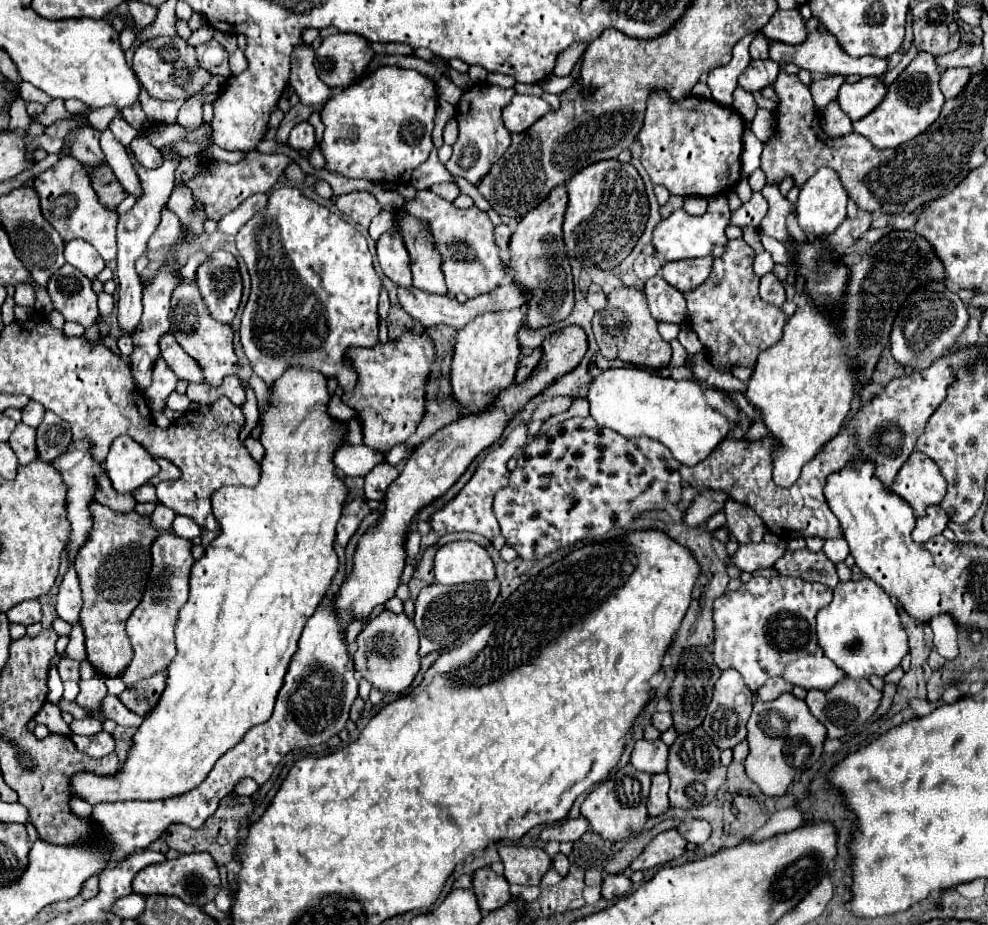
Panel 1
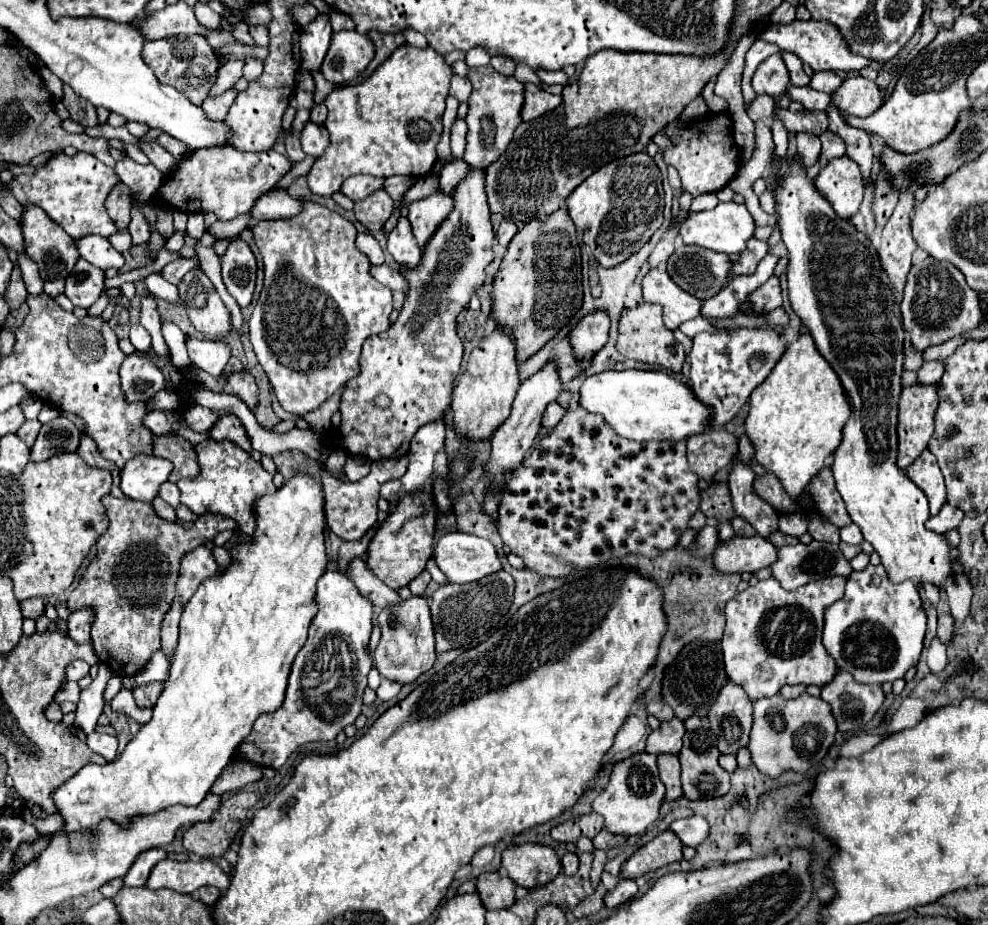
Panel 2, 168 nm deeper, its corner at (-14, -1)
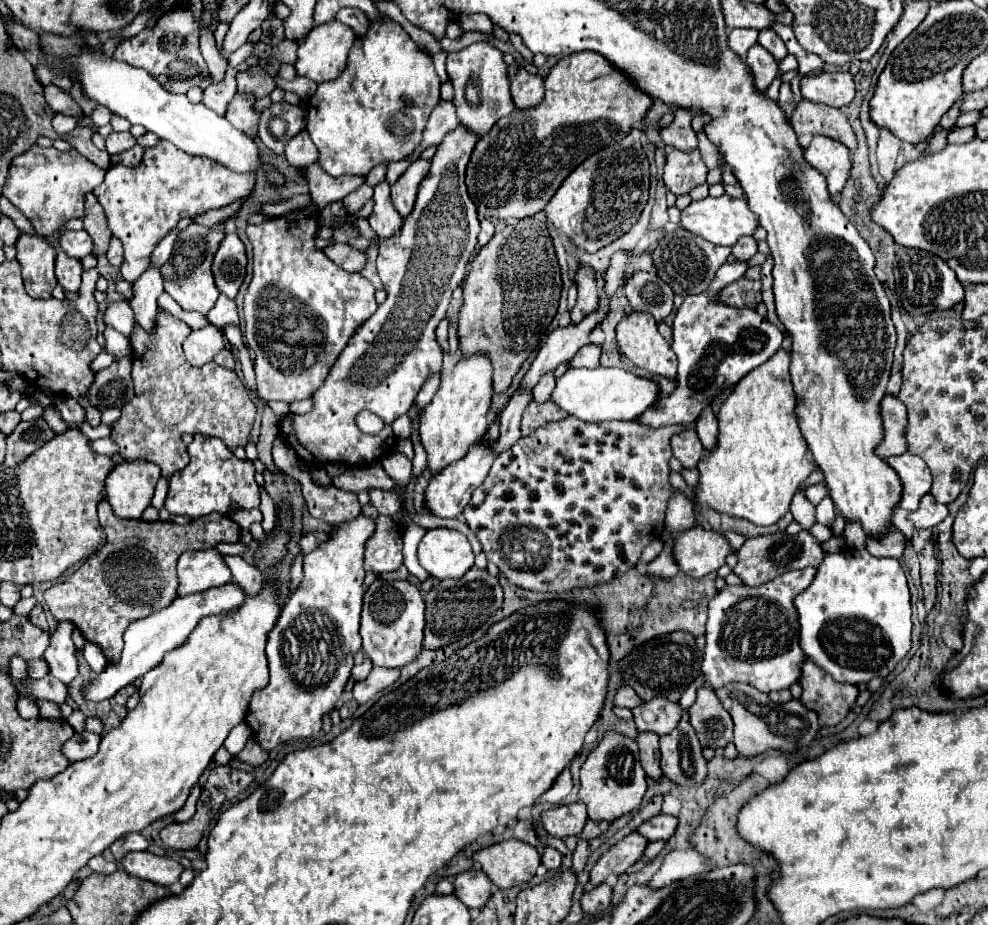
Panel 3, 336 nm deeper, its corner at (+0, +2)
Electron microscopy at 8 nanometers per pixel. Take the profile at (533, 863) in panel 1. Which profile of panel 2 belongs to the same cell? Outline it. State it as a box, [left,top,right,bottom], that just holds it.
[502,842,562,890]

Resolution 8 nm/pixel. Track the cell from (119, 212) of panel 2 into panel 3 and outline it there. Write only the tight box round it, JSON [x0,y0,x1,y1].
[84,193,110,257]

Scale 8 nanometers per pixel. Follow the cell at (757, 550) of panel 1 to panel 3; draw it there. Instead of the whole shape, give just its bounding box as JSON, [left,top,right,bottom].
[672,523,734,579]

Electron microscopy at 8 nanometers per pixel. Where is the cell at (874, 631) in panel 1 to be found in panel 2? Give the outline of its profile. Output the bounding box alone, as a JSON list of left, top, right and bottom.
[822,564,926,684]

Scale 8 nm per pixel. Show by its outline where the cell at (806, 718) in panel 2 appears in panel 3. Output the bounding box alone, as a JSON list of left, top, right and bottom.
[716,683,820,757]

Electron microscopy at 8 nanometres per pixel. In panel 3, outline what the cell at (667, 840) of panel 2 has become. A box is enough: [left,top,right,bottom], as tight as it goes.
[590,833,648,885]

